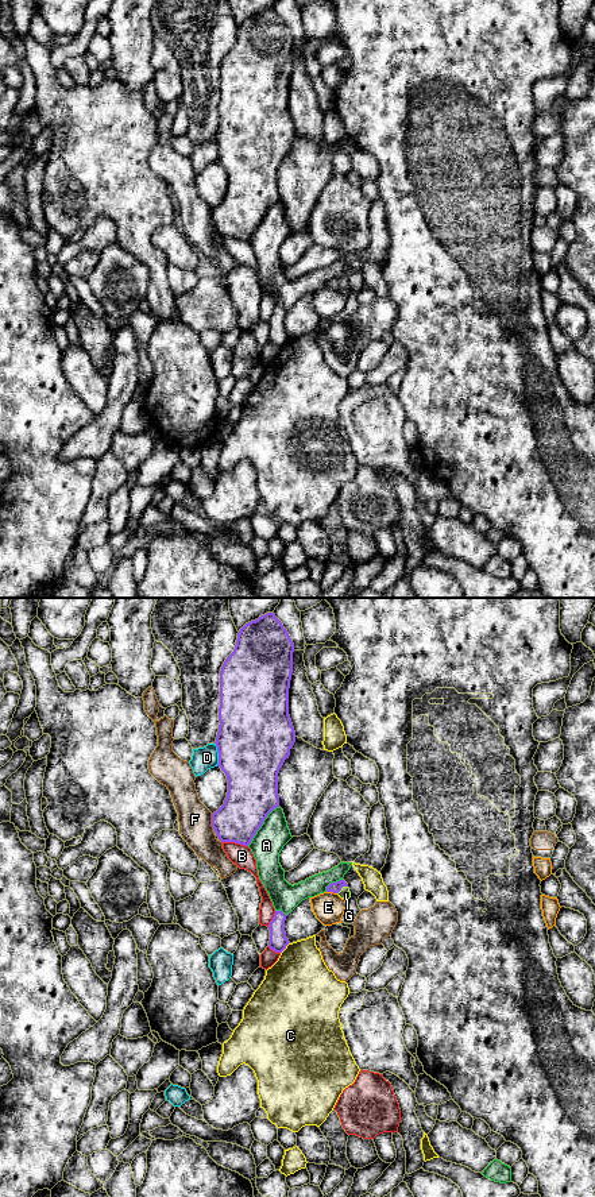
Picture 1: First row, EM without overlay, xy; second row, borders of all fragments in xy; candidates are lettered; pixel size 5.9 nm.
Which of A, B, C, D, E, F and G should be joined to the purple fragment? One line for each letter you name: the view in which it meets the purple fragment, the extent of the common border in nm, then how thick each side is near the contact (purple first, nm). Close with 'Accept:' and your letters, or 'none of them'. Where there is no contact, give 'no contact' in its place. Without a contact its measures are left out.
G: contact in xy; length 80 nm; calibres 70 and 70 nm
Accept: G

